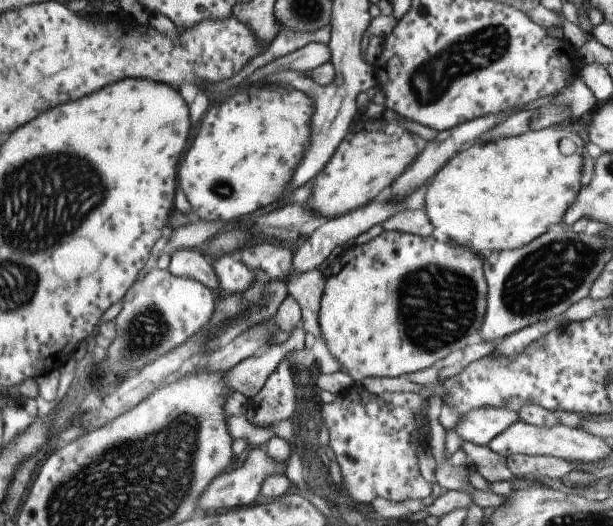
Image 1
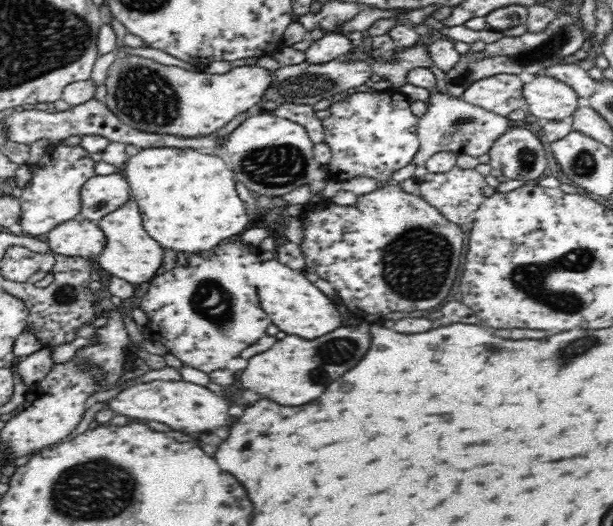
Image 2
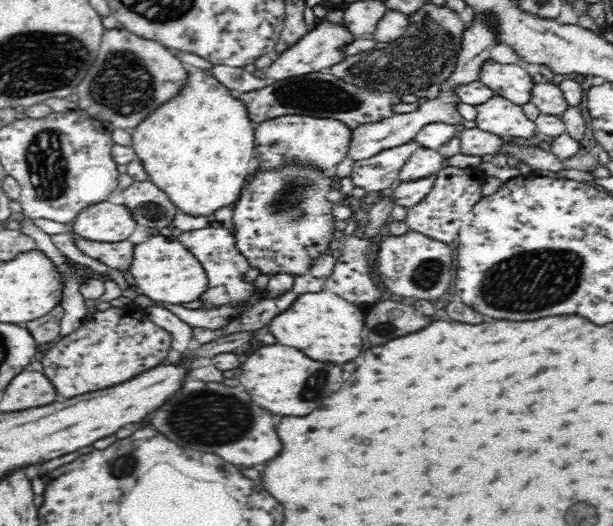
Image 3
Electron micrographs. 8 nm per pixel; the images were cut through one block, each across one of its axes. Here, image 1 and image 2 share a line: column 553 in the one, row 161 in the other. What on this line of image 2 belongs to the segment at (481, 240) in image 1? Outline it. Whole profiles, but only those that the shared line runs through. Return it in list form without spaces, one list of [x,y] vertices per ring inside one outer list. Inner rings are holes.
[[[168,147],[139,149],[138,154],[129,157],[126,162],[123,176],[128,181],[131,198],[139,206],[146,233],[166,250],[188,252],[186,256],[207,252],[223,242],[233,240],[249,228],[250,220],[234,189],[236,180],[233,172],[218,155],[194,149]]]

